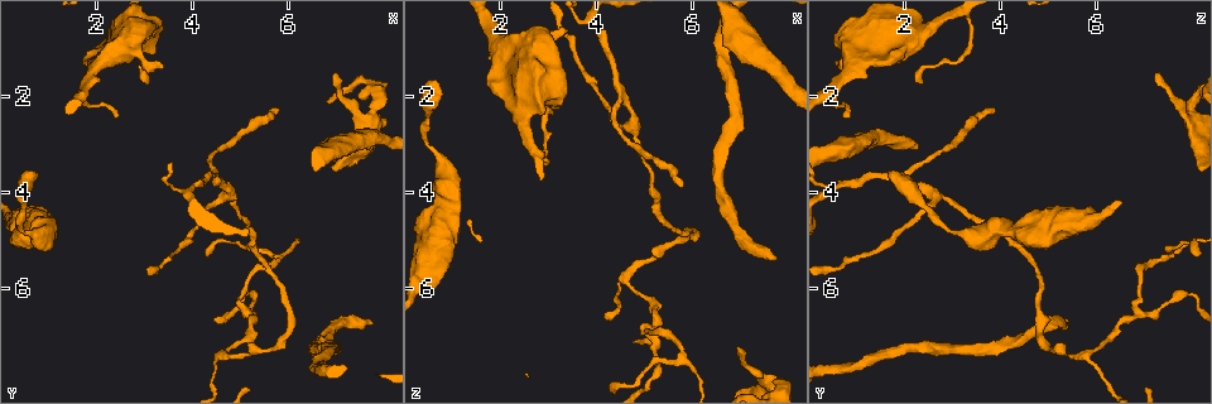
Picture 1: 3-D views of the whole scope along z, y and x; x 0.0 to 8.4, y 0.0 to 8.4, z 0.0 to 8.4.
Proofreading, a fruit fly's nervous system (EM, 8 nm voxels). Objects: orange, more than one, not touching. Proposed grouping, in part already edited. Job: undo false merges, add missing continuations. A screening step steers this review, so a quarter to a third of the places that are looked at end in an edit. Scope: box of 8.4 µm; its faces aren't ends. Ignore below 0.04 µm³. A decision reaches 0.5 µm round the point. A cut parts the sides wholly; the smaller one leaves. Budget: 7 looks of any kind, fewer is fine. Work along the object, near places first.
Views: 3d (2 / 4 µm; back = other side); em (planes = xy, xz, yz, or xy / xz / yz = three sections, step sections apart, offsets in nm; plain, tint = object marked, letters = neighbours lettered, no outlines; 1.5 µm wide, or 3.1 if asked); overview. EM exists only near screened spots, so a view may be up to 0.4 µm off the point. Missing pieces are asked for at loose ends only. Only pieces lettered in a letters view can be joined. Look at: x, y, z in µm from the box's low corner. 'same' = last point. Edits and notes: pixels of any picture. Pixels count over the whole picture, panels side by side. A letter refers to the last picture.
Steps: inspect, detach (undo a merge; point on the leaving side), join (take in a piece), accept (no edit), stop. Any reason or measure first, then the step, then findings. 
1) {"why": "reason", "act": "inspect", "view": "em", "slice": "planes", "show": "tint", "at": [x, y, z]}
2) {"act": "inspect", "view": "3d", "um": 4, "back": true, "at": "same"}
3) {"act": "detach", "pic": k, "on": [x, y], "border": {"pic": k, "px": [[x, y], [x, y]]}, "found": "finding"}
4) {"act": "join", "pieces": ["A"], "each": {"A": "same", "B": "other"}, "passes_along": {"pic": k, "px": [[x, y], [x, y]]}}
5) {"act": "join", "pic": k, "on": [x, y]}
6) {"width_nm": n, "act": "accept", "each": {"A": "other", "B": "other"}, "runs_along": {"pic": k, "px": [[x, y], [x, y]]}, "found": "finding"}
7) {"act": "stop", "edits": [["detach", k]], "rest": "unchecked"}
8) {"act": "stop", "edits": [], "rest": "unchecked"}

{"why": "sudden change in width", "act": "inspect", "view": "em", "slice": "xz", "step": 4, "show": "letters", "at": [4.75, 4.10, 2.65]}

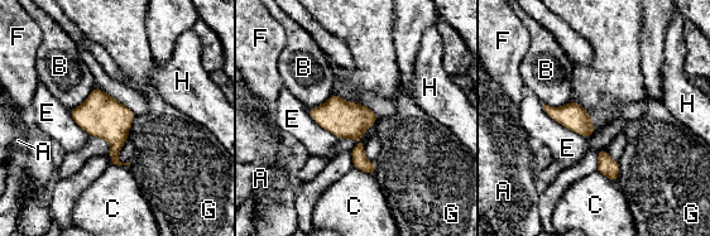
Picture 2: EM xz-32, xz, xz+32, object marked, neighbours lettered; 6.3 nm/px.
{"longest_contact_nm": ["E", 380], "act": "accept", "each": {"A": "other", "B": "other", "C": "other", "E": "other", "F": "other", "G": "other", "H": "other"}, "border": {"pic": 2, "px": [[541, 102], [552, 119], [586, 138]]}, "found": "all the same neuron"}

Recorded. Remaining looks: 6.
{"why": "long arm stops here", "act": "inspect", "view": "3d", "um": 2, "back": true, "at": [0.70, 3.60, 1.75]}

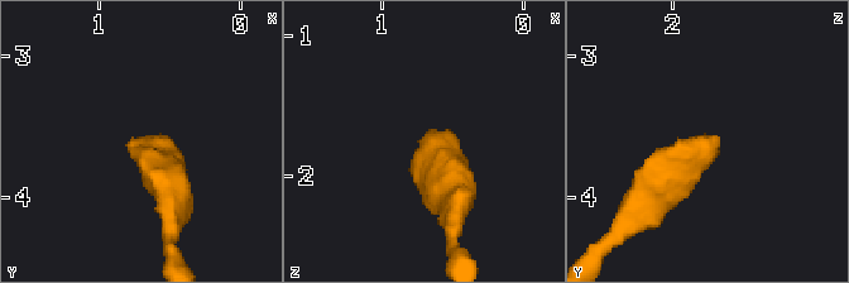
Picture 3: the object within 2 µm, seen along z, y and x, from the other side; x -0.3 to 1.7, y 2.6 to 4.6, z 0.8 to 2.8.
{"act": "inspect", "view": "em", "slice": "planes", "show": "letters", "at": [0.76, 3.60, 1.74]}

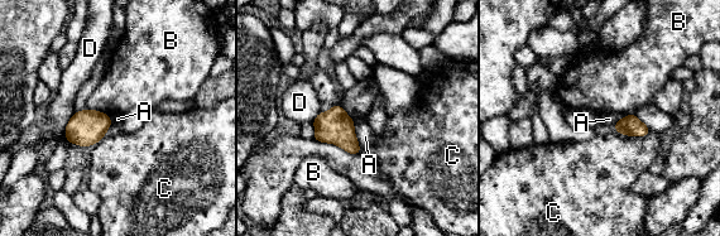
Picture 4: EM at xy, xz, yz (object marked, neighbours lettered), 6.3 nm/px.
{"width_nm": 100, "act": "accept", "each": {"A": "other", "B": "other", "C": "other", "D": "other"}, "border": {"pic": 4, "px": [[354, 120], [354, 134], [361, 152]]}, "found": "none of them fits"}

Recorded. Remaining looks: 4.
{"why": "long arm stops here", "act": "inspect", "view": "3d", "um": 4, "at": [7.75, 6.75, 5.40]}

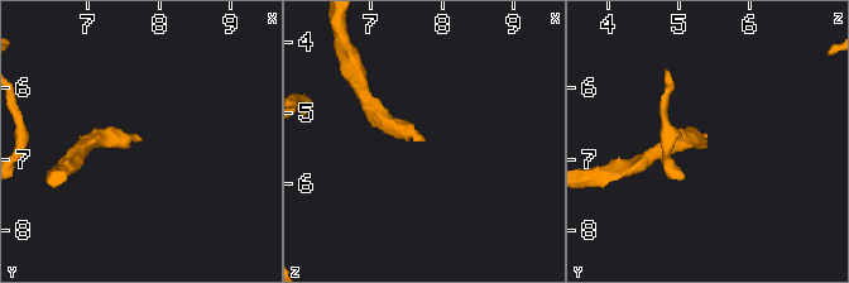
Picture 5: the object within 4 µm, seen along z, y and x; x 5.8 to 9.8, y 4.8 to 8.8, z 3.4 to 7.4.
{"act": "inspect", "view": "em", "slice": "xy", "step": 8, "show": "letters", "at": [7.70, 6.75, 5.40]}

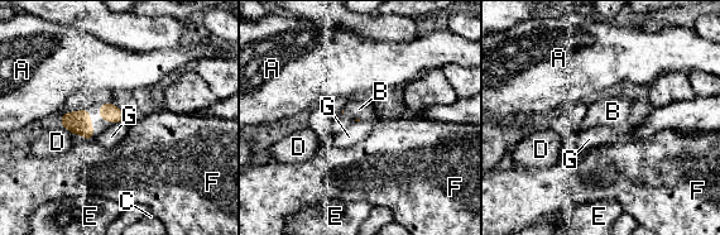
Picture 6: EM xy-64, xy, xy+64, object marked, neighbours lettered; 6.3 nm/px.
{"act": "inspect", "view": "em", "slice": "planes", "show": "letters", "at": "same"}

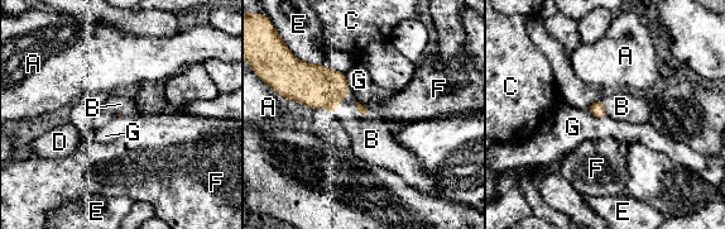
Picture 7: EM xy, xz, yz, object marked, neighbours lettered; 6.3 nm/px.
{"act": "join", "pieces": ["B"], "each": {"A": "other", "B": "same", "C": "other", "D": "other", "E": "other", "F": "other", "G": "other"}, "passes_along": {"pic": 7, "px": [[598, 109], [604, 108], [622, 106]]}, "found": "the neuron continues"}

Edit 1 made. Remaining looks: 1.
{"act": "stop", "edits": [["join", 7]], "rest": "unchecked"}

